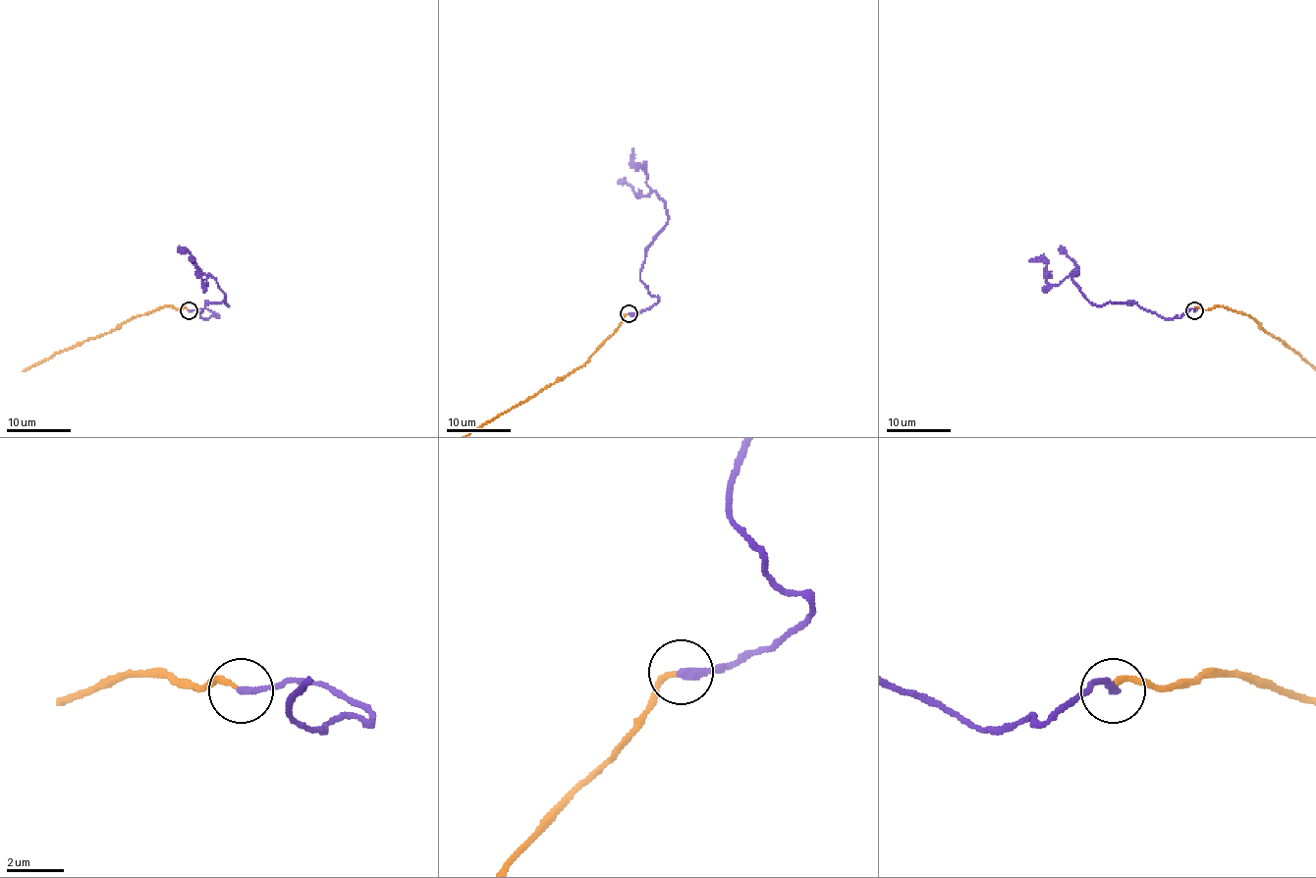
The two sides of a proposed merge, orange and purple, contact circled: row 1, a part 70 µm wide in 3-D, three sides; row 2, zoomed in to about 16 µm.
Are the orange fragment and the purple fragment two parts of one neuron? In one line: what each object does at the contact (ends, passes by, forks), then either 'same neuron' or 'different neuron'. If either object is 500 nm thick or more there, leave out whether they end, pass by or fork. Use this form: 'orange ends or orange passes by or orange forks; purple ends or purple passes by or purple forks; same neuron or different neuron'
orange ends; purple ends; same neuron

